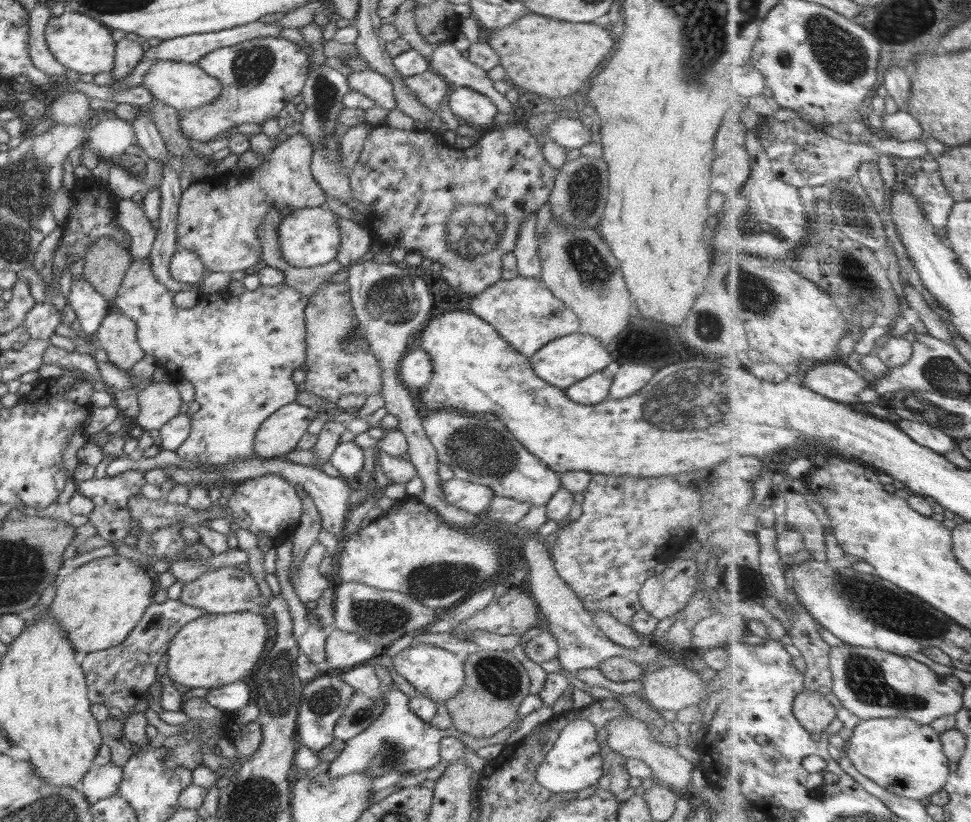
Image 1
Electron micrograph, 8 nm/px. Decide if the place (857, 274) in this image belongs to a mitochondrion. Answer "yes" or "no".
yes

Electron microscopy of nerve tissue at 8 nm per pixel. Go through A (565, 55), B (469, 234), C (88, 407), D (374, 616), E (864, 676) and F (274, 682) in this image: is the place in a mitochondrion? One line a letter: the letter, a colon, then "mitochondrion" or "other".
A: other
B: mitochondrion
C: other
D: mitochondrion
E: mitochondrion
F: mitochondrion

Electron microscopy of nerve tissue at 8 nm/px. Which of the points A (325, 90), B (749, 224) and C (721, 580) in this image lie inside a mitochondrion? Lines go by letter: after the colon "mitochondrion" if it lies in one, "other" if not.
A: mitochondrion
B: mitochondrion
C: other

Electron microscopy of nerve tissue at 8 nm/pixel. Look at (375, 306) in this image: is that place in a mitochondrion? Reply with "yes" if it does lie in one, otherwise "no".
yes

